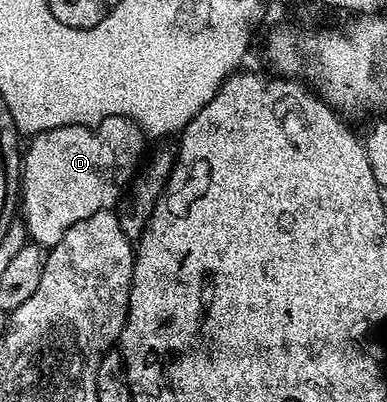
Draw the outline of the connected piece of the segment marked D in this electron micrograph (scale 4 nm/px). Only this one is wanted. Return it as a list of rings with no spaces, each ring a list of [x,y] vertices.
[[[109,115],[102,123],[93,126],[78,125],[75,127],[56,127],[50,131],[40,131],[38,135],[32,136],[32,138],[28,140],[29,148],[24,148],[23,151],[21,181],[19,184],[19,215],[24,222],[26,236],[28,236],[36,246],[42,249],[48,249],[54,247],[59,241],[63,241],[67,229],[71,229],[71,225],[75,225],[75,221],[83,221],[83,217],[91,217],[91,213],[114,210],[123,198],[121,187],[128,188],[138,174],[139,168],[142,166],[143,156],[146,154],[145,142],[147,142],[147,136],[145,132],[142,131],[141,126],[133,122],[132,119],[128,119],[122,115]]]

